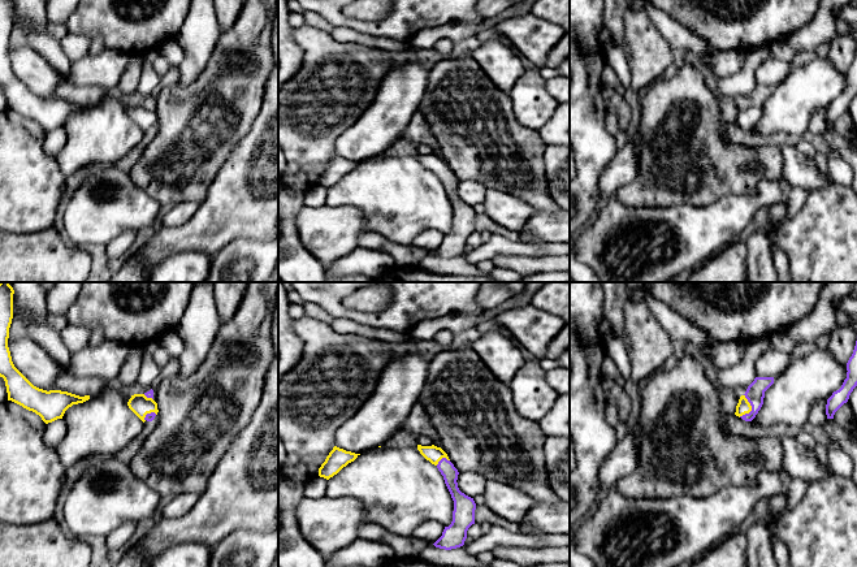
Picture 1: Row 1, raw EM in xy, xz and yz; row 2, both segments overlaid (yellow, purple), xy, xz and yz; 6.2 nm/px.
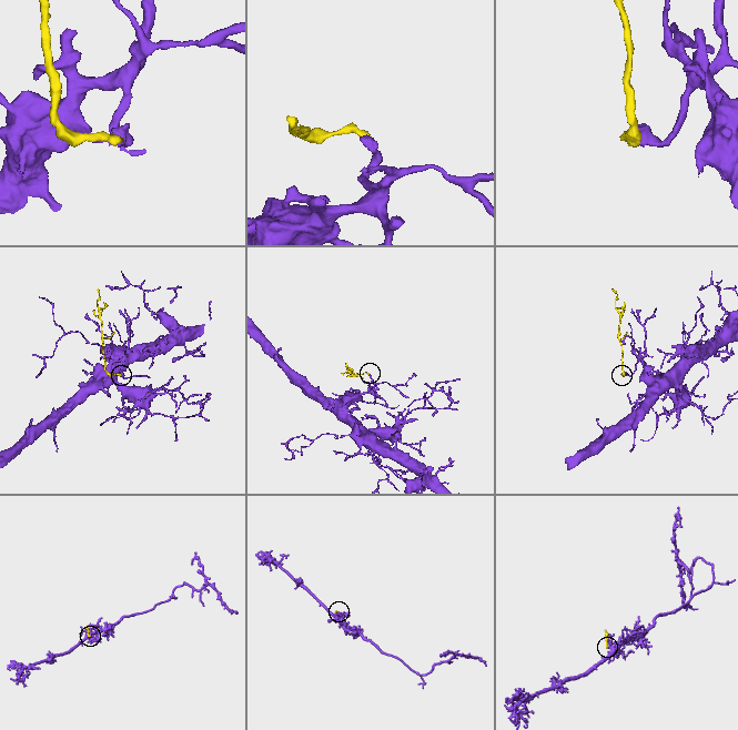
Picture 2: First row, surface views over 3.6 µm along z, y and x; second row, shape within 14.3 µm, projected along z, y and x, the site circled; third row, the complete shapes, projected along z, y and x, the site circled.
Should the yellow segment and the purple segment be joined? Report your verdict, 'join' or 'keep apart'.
join

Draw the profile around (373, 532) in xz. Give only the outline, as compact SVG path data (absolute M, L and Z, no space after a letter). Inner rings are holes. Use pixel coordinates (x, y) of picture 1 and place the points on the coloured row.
M373 523L362 524L358 529L359 538L369 540L373 542L382 542L382 538L388 533L390 533L388 529Z

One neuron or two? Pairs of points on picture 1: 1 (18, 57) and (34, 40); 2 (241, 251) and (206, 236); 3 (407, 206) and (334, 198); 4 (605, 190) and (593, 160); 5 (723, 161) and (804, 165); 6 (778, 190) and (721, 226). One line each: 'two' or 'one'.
1: two
2: two
3: one
4: two
5: two
6: one

